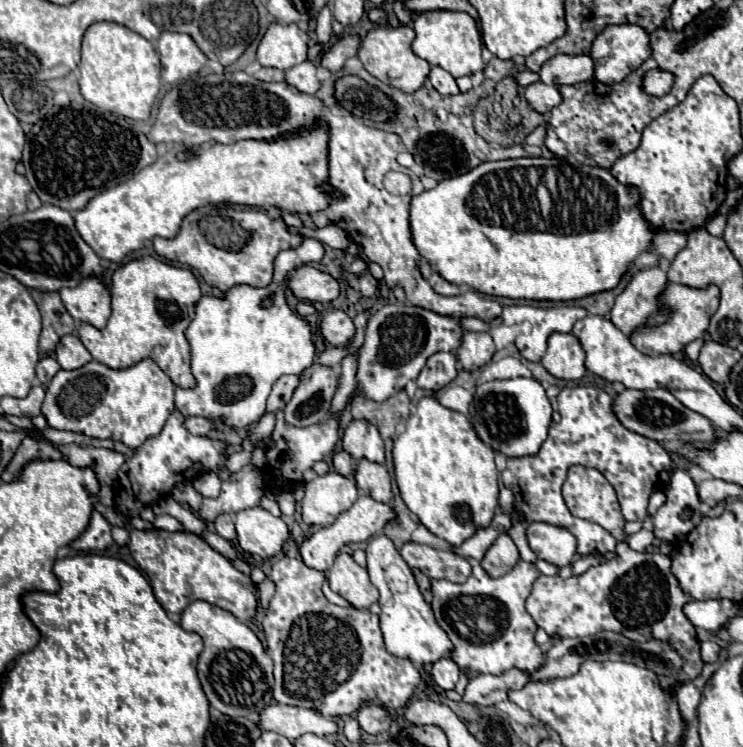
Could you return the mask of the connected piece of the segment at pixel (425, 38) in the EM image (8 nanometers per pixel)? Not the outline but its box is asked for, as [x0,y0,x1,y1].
[412,10,484,78]

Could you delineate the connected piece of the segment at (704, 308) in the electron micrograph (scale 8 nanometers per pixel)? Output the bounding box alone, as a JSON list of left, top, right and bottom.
[630,282,720,356]

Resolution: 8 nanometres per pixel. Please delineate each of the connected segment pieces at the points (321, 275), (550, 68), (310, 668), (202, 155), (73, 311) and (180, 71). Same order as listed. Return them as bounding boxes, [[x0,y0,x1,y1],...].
[[284,264,340,304],[540,54,592,86],[262,556,422,718],[74,126,330,262],[60,276,110,330],[158,32,208,82]]

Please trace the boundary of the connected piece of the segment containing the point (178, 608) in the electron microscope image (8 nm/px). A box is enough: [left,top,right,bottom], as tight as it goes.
[128,530,258,622]

